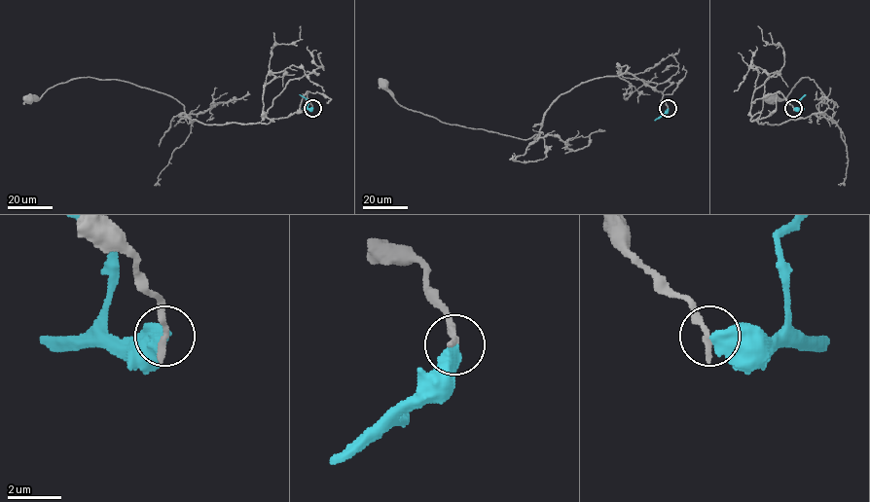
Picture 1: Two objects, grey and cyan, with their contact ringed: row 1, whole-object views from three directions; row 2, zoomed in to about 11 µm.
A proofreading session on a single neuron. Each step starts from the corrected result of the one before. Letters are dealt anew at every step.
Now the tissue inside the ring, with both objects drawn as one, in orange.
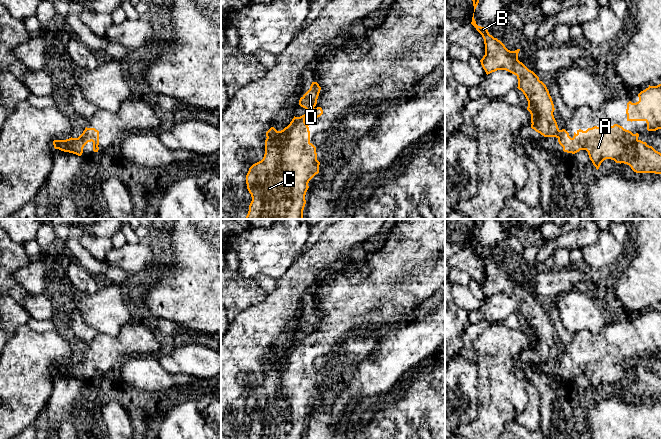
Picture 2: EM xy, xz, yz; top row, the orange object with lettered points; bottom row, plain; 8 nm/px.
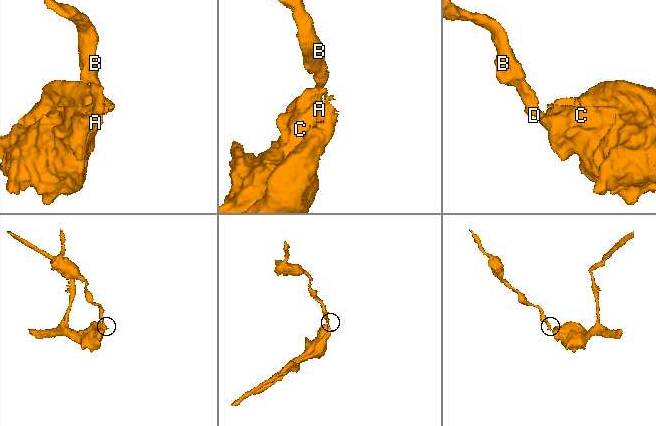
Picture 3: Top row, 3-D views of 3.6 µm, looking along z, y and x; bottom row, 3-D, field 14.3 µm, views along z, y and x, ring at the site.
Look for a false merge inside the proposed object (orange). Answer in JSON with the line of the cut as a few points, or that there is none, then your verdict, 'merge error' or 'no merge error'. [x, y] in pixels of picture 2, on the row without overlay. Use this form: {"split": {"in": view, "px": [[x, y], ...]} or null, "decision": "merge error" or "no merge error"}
{"split": {"in": "yz", "px": [[560, 354], [556, 361]]}, "decision": "merge error"}

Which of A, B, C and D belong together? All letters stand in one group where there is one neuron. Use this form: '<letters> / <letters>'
A C / B D

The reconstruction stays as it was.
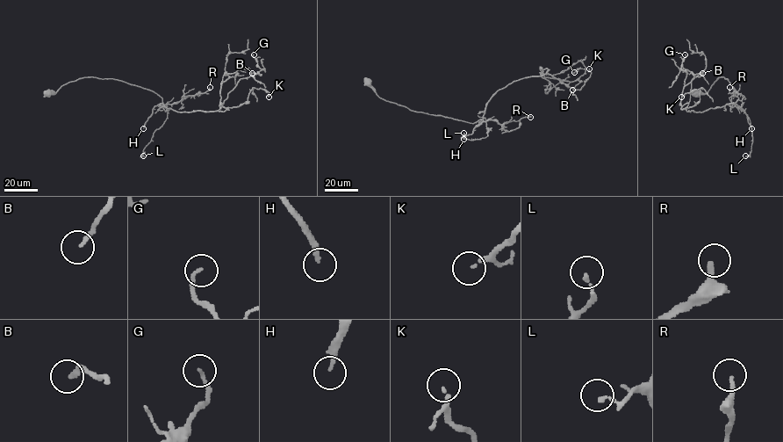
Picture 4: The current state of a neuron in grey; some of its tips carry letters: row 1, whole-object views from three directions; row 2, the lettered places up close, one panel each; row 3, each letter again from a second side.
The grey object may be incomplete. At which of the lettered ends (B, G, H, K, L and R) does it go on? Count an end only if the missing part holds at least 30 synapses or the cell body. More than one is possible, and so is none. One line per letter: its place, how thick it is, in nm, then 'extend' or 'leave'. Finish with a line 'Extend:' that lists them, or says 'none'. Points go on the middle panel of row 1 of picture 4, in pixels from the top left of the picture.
B: (572, 90) | 190 nm | leave
G: (574, 72) | 140 nm | leave
H: (463, 139) | 190 nm | extend
K: (589, 68) | 150 nm | extend
L: (463, 133) | 130 nm | leave
R: (530, 117) | 220 nm | leave
Extend: H, K

